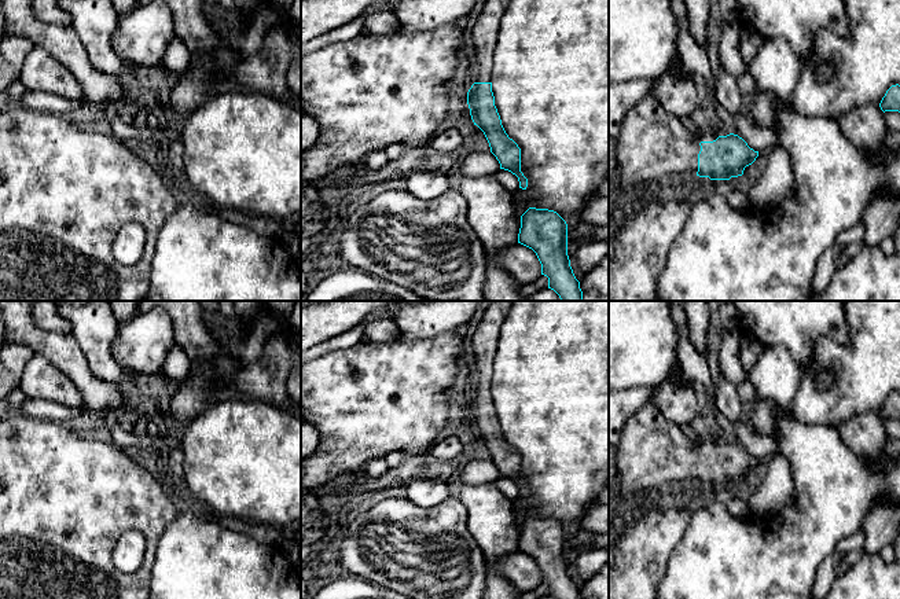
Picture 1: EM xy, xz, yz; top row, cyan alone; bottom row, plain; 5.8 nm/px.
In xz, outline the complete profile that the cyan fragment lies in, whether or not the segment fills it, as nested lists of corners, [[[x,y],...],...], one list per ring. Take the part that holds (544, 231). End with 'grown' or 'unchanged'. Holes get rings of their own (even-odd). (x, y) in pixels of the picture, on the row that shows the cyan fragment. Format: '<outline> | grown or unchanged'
[[[529,207],[521,216],[518,243],[536,253],[541,264],[541,275],[548,278],[548,289],[554,290],[561,301],[583,301],[580,282],[573,273],[567,256],[567,224],[556,212]]] | unchanged

